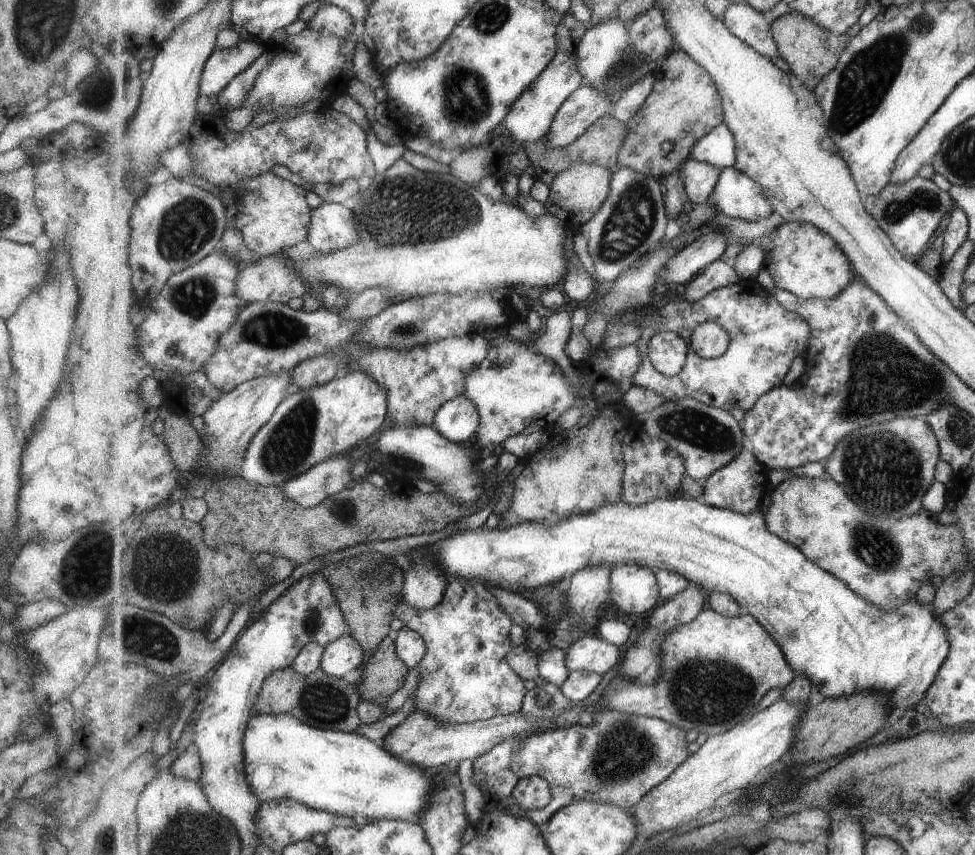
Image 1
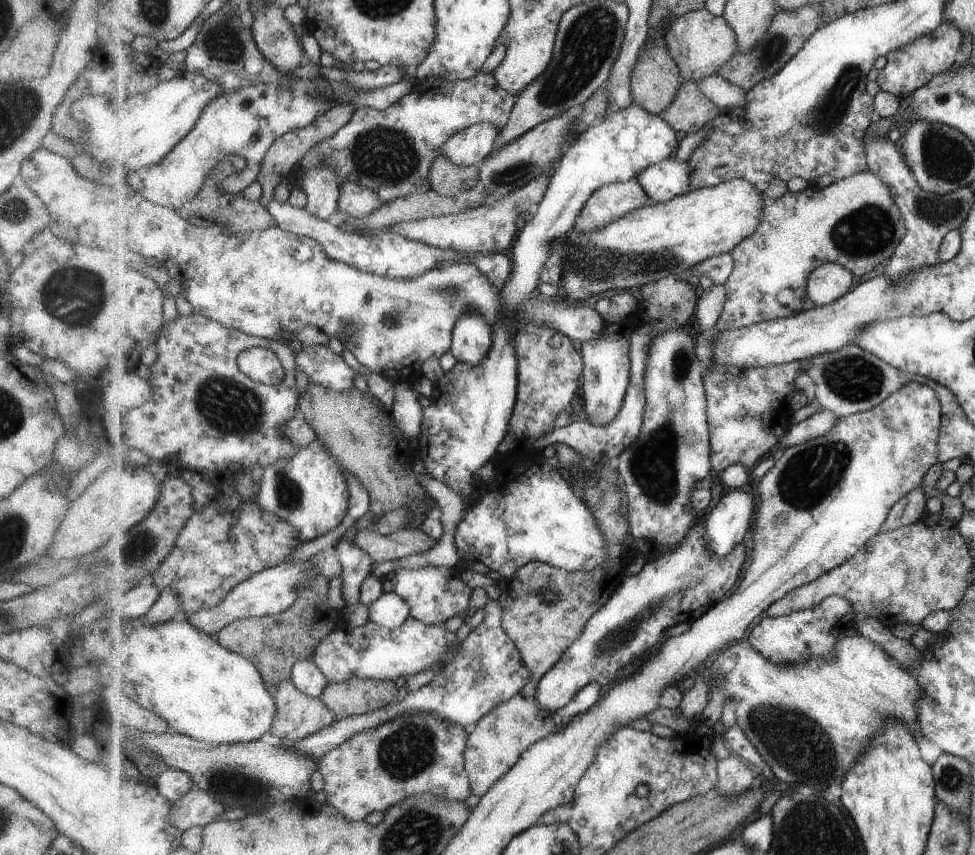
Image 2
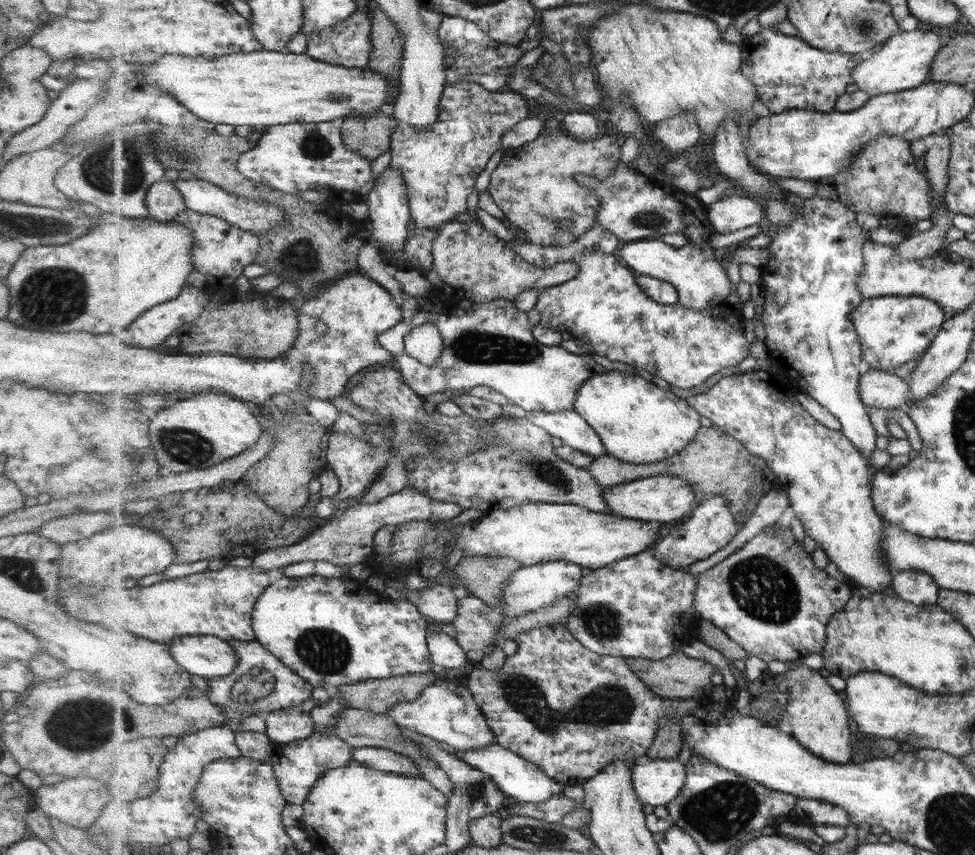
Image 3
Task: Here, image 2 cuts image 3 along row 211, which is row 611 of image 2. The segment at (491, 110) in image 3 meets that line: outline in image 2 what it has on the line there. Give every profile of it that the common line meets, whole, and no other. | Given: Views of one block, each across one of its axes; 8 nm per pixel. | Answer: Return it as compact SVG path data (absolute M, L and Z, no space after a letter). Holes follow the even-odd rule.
M433 565L415 569L396 568L387 578L389 580L383 580L387 593L395 592L401 595L403 600L410 604L411 617L417 618L423 624L441 624L453 616L466 615L469 610L473 589L455 574L455 568L449 570Z

